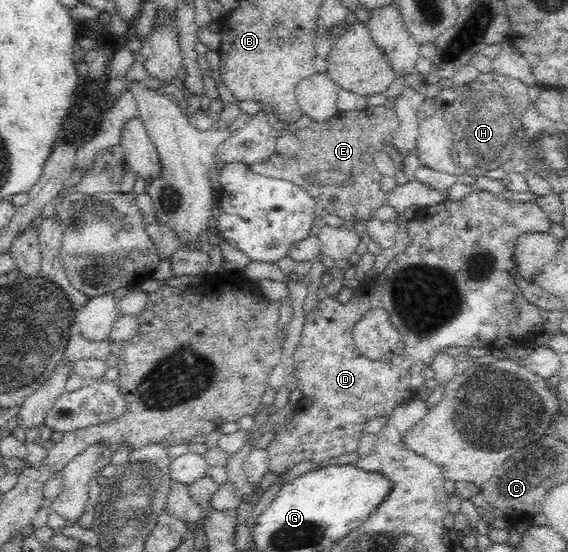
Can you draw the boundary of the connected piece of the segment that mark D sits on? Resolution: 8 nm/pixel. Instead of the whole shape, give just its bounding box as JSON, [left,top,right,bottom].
[266,190,551,475]

